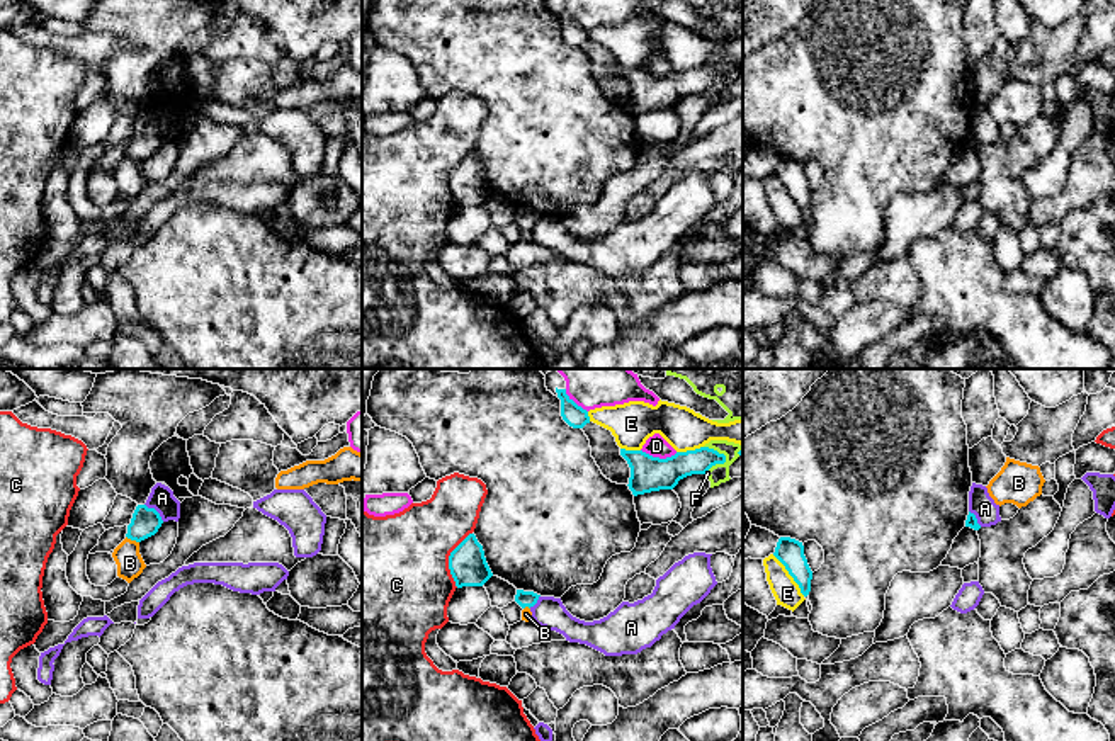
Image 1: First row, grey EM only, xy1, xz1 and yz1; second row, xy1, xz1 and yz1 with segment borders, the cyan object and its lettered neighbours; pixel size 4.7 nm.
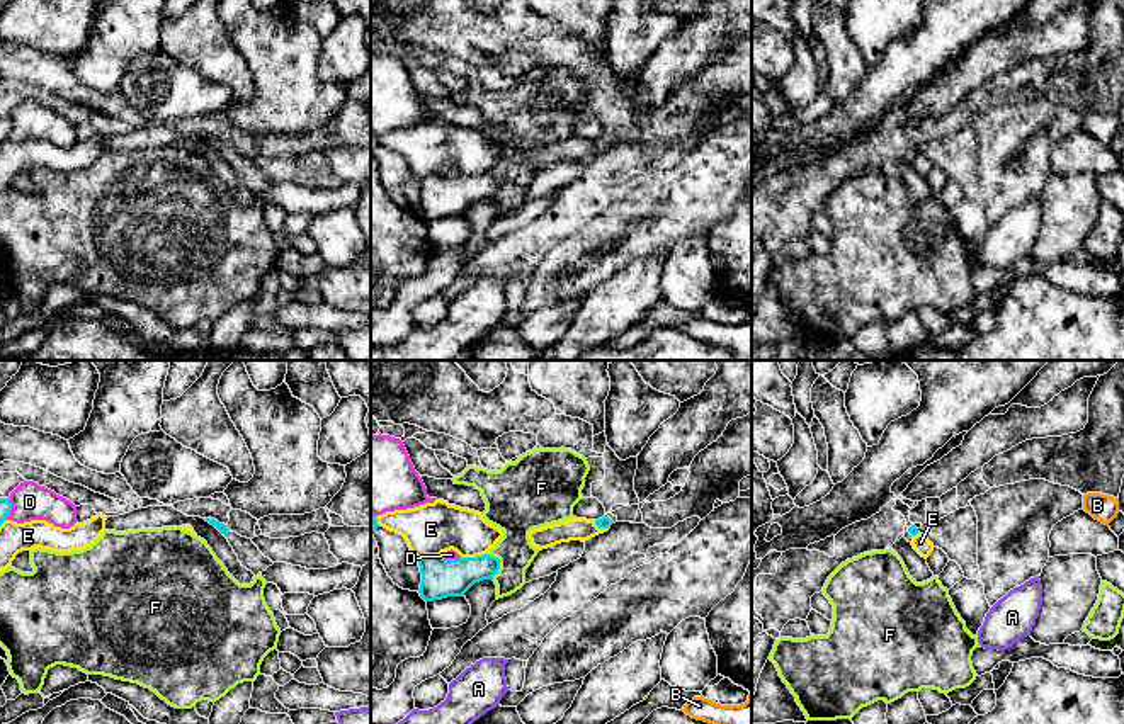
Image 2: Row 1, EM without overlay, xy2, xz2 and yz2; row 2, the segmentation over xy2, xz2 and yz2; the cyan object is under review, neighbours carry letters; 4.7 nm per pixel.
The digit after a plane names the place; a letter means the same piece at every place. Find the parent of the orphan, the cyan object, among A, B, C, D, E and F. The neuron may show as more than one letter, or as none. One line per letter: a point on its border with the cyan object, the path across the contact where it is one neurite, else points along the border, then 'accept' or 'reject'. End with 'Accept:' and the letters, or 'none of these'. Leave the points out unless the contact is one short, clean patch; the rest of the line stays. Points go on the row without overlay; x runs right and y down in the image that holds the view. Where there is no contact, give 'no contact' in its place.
A: meets cyan in xy1 at (155, 130); border along xy1 (145, 123), (164, 140); reject
B: meets cyan in xy1 at (133, 158); border along xy1 (126, 155), (138, 162); reject
C: meets cyan in xz1 at (449, 179); reject
D: meets cyan in xz1 at (658, 77); reject
E: meets cyan in yz1 at (789, 192); reject
F: meets cyan in xz1 at (716, 82); reject
Accept: none of these

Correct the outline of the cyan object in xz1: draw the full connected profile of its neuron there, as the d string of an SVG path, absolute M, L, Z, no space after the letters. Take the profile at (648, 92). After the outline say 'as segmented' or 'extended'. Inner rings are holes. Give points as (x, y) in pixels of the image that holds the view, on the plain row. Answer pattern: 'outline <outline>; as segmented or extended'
outline M709 66L676 71L666 78L653 76L642 70L625 68L620 68L620 75L631 87L627 105L634 116L659 109L673 109L680 99L692 93L705 93L712 85L726 82L724 73Z; as segmented

